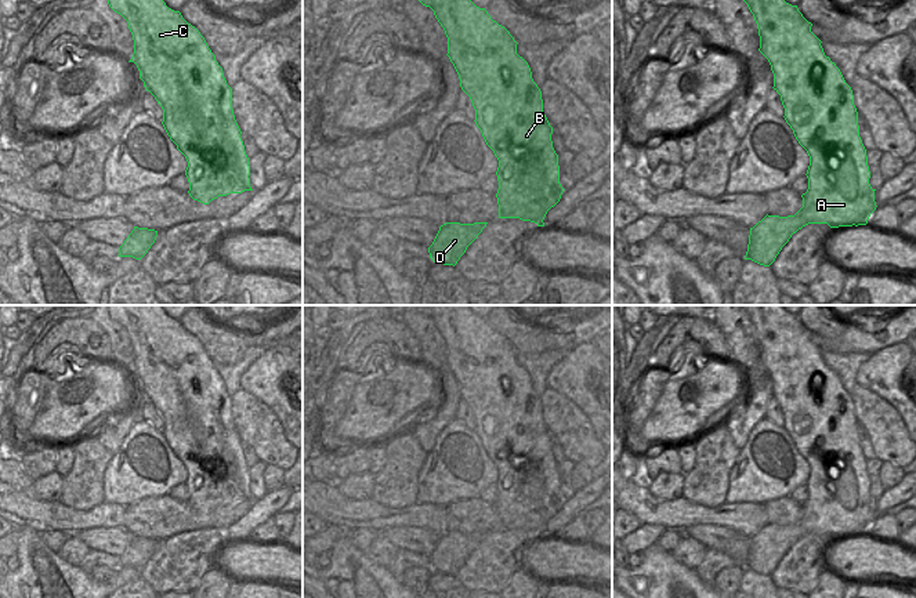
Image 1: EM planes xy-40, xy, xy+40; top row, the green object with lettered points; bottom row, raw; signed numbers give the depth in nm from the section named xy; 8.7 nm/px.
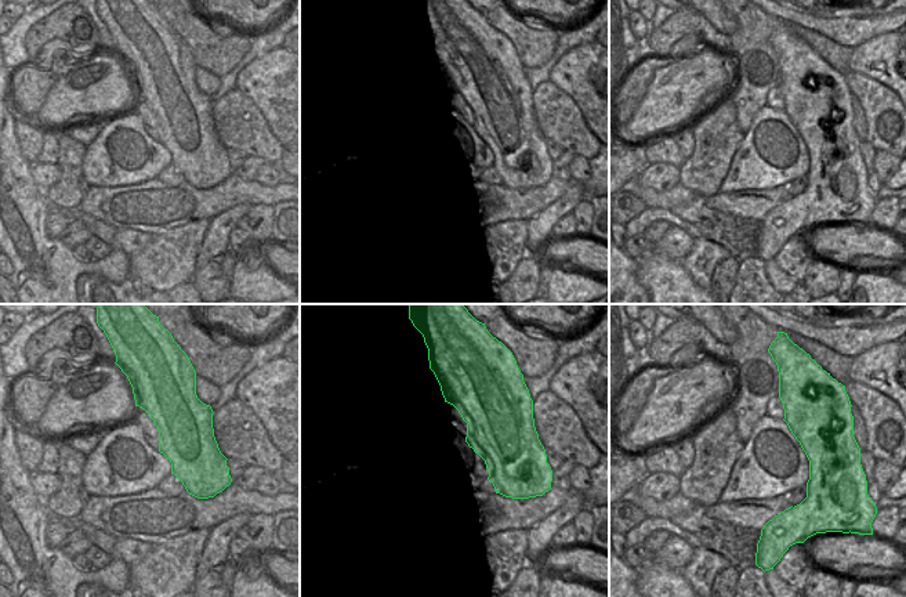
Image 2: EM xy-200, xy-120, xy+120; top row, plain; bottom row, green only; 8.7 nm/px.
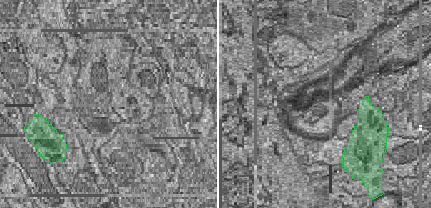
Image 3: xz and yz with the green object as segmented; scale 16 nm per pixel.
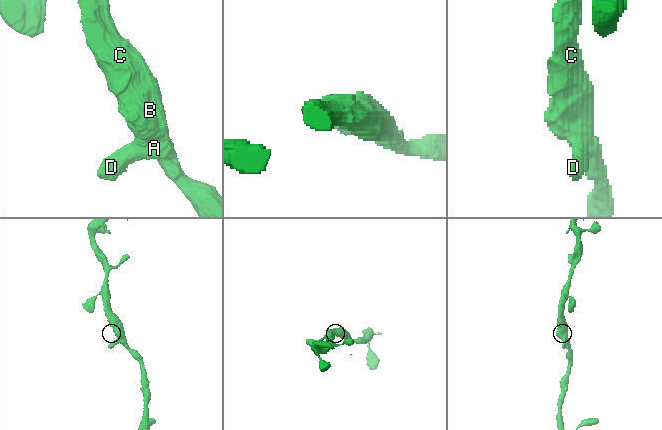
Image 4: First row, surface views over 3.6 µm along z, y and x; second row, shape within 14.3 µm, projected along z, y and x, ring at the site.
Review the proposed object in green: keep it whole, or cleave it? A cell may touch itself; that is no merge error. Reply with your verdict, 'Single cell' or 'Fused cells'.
Single cell.

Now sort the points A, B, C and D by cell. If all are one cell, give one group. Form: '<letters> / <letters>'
A B C D

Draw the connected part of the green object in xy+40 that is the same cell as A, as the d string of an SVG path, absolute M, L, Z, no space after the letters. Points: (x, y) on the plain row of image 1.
M738 305L742 308L757 333L760 345L758 360L768 369L774 383L774 399L781 405L785 430L793 439L799 453L810 465L807 479L808 499L801 504L803 517L788 526L765 525L750 537L745 569L770 576L793 543L808 533L828 533L830 537L866 534L876 519L875 500L870 493L866 459L859 446L858 421L854 414L851 396L846 392L840 378L825 365L821 349L811 341L812 333L799 320L797 315L786 312L781 305Z

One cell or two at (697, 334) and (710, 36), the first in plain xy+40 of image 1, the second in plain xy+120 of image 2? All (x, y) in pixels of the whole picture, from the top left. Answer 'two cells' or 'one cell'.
one cell

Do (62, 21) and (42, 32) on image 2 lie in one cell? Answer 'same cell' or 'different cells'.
same cell

